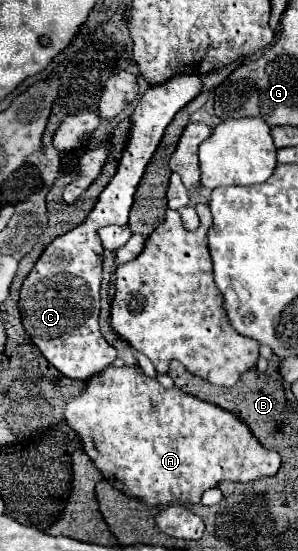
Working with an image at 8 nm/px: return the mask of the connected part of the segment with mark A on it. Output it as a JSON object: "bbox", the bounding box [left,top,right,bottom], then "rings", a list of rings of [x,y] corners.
{"bbox":[64,365,280,507],"rings":[[[108,365],[90,377],[82,393],[66,403],[64,419],[68,427],[80,435],[84,453],[92,459],[102,477],[124,495],[148,507],[172,503],[194,505],[200,503],[204,491],[218,487],[220,481],[256,481],[280,469],[280,455],[264,449],[240,417],[214,403],[182,393],[178,387],[164,389],[156,379],[136,367]]]}

